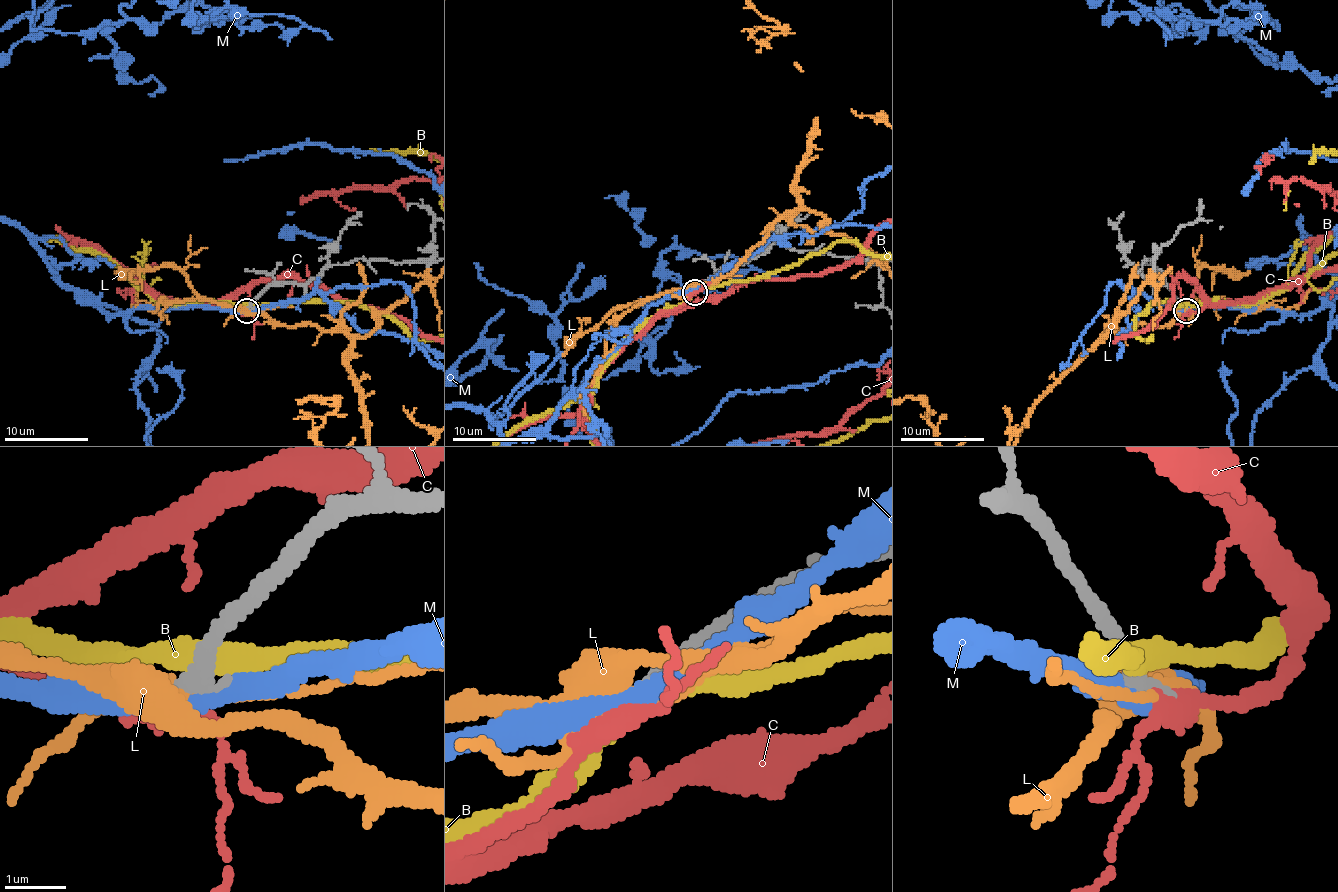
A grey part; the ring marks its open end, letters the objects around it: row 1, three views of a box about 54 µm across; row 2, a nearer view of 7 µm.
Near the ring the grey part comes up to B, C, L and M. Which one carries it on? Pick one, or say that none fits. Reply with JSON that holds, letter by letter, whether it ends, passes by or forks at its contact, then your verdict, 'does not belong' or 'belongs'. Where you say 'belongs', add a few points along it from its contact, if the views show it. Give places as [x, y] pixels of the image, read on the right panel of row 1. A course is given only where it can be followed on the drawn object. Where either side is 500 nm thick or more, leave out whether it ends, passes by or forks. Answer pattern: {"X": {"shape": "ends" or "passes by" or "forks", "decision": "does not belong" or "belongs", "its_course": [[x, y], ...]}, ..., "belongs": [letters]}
{"B": {"shape": "passes by", "decision": "does not belong"}, "C": {"shape": "passes by", "decision": "belongs"}, "L": {"shape": "forks", "decision": "does not belong"}, "M": {"shape": "passes by", "decision": "does not belong"}, "belongs": ["C"]}

